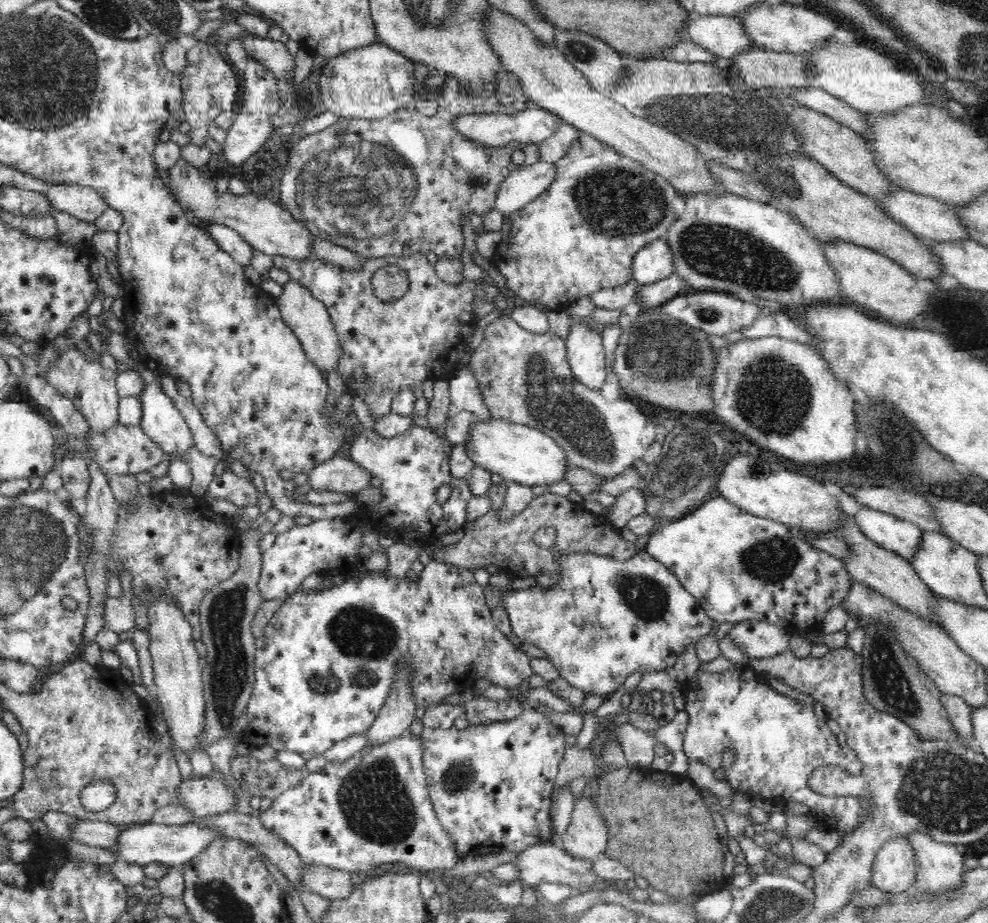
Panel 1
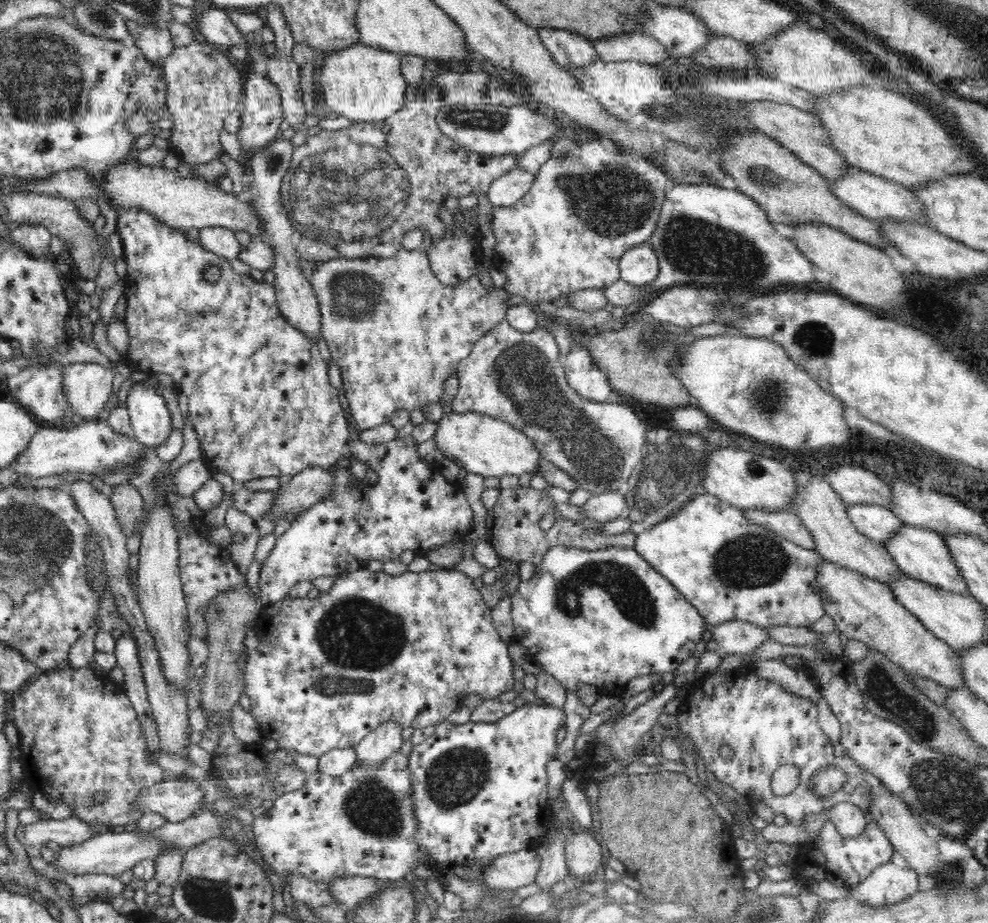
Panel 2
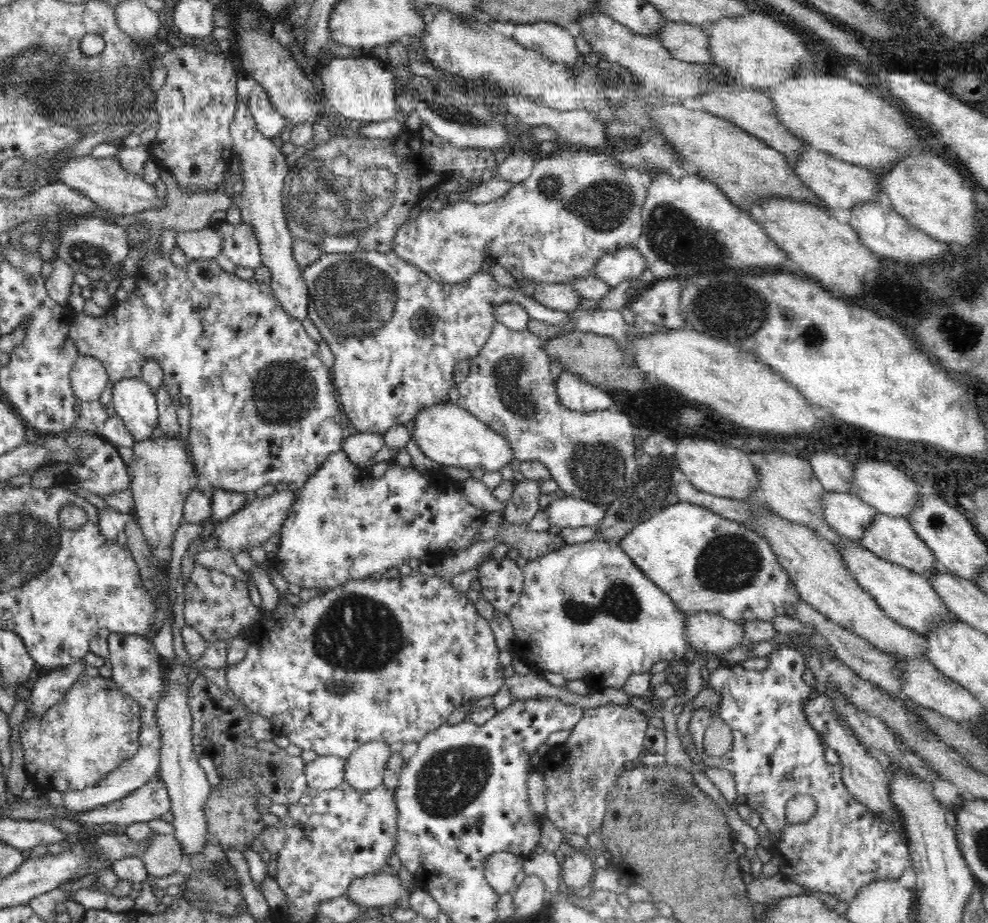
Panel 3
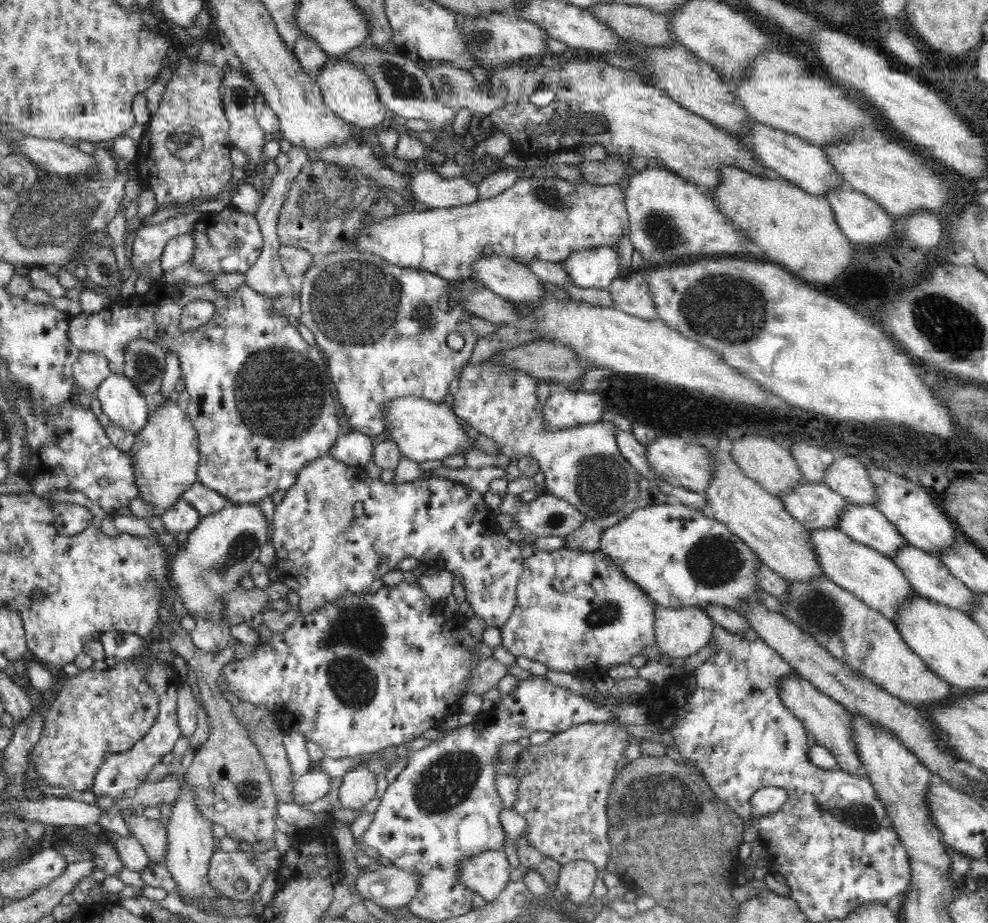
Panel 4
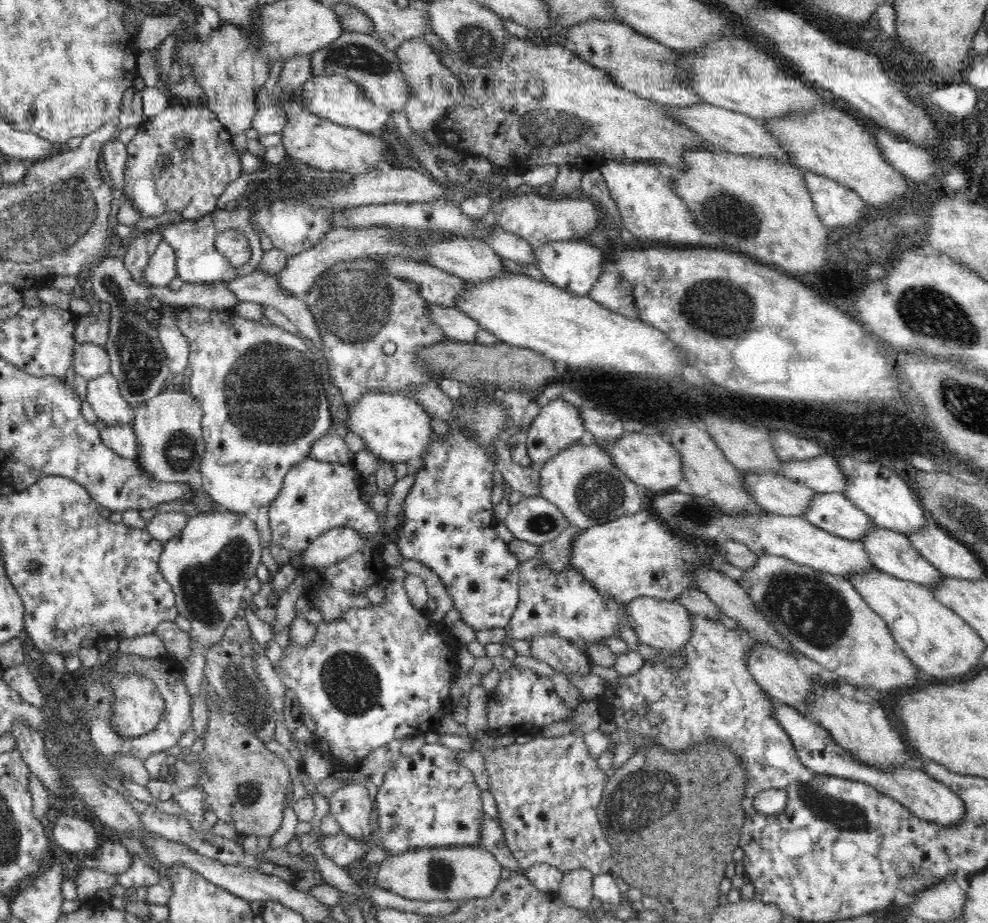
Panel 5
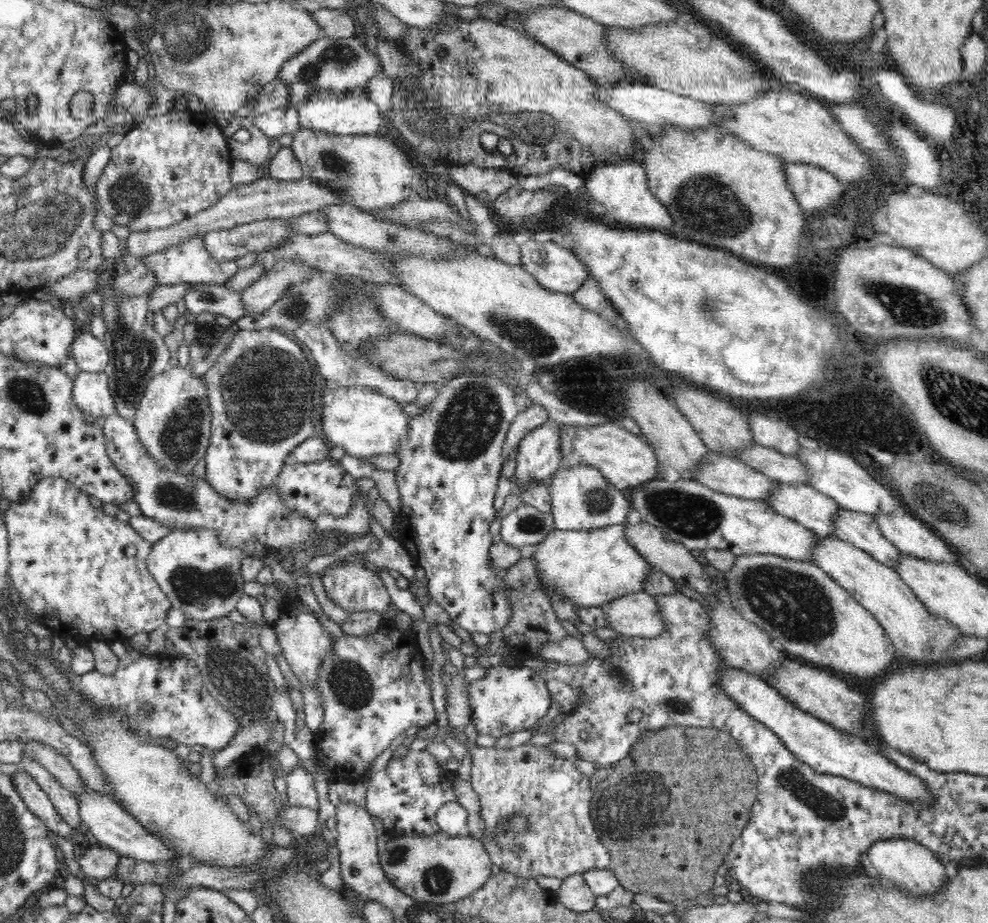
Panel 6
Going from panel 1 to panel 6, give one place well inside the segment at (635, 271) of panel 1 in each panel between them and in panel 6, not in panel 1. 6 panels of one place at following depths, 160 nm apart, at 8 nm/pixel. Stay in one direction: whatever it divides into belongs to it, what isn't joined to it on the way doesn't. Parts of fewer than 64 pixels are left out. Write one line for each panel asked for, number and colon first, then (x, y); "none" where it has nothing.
2: (638, 266)
3: (612, 268)
4: (598, 267)
5: (573, 266)
6: (556, 269)

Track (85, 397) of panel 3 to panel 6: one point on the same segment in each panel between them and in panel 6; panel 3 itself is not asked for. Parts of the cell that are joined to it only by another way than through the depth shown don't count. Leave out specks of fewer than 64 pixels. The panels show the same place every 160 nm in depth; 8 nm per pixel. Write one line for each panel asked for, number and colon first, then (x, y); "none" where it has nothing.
4: (91, 368)
5: (90, 360)
6: (91, 354)

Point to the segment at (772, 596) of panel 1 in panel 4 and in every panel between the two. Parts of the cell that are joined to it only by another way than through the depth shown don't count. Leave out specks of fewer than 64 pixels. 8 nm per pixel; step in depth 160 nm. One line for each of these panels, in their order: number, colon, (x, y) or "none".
2: (728, 568)
3: (704, 562)
4: (679, 557)

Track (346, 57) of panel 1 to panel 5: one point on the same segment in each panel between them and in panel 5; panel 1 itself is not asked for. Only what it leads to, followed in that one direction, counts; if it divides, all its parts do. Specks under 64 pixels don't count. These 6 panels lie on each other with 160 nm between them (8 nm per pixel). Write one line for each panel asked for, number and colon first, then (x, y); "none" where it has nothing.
2: (366, 84)
3: (360, 90)
4: (348, 92)
5: (337, 99)

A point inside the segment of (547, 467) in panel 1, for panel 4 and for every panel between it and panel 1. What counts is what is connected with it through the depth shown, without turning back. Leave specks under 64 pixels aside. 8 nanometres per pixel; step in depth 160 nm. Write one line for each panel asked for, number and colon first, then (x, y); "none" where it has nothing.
2: (482, 444)
3: (445, 433)
4: (423, 430)

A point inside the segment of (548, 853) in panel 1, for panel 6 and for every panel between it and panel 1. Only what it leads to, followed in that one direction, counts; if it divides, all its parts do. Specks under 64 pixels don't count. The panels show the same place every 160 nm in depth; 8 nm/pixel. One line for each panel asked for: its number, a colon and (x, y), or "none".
2: (514, 870)
3: (501, 868)
4: (487, 873)
5: (458, 873)
6: (439, 869)

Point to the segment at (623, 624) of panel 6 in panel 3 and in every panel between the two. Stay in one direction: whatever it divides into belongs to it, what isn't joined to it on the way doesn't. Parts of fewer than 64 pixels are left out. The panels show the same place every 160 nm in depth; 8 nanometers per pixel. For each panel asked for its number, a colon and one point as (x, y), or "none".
3: (704, 631)
4: (678, 633)
5: (663, 624)

